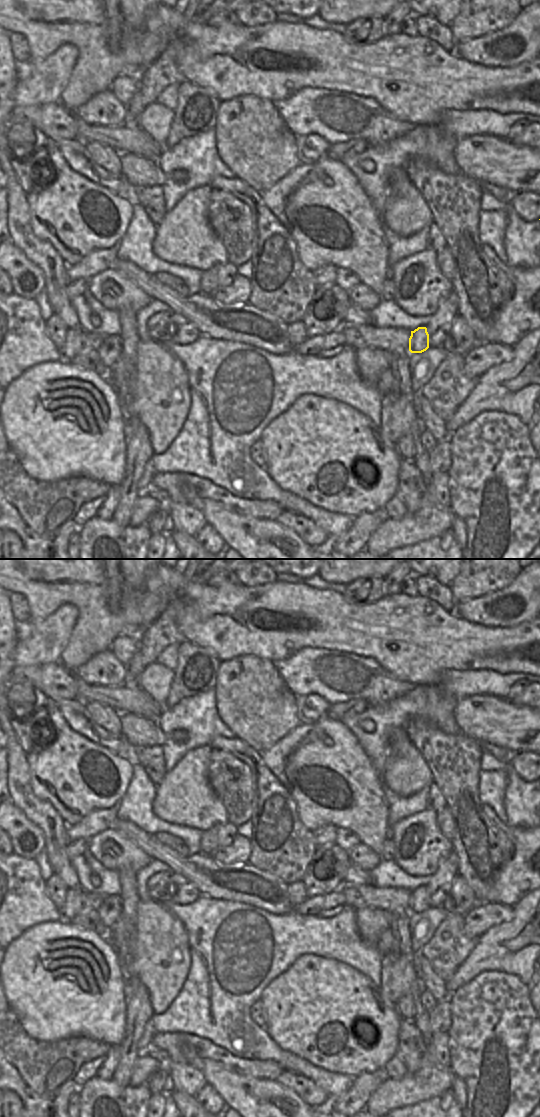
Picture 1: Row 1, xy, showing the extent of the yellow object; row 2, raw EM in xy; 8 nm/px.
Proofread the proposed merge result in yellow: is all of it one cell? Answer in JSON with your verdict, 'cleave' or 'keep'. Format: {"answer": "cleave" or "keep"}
{"answer": "keep"}

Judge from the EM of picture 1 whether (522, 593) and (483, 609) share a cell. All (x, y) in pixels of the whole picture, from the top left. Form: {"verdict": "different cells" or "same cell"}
{"verdict": "same cell"}

